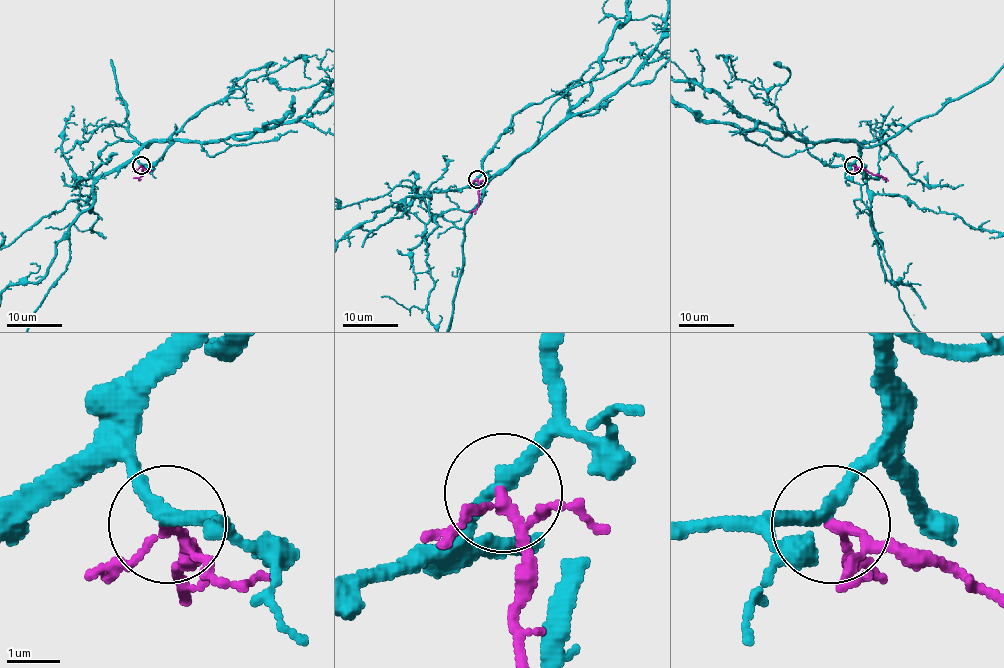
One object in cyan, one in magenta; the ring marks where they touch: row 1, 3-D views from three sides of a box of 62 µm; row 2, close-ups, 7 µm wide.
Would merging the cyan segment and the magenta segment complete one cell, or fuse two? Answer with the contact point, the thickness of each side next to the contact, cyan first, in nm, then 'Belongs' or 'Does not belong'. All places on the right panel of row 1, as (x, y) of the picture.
Place: (853, 165). Thickness 240 nm (cyan) against 130 nm. Does not belong

